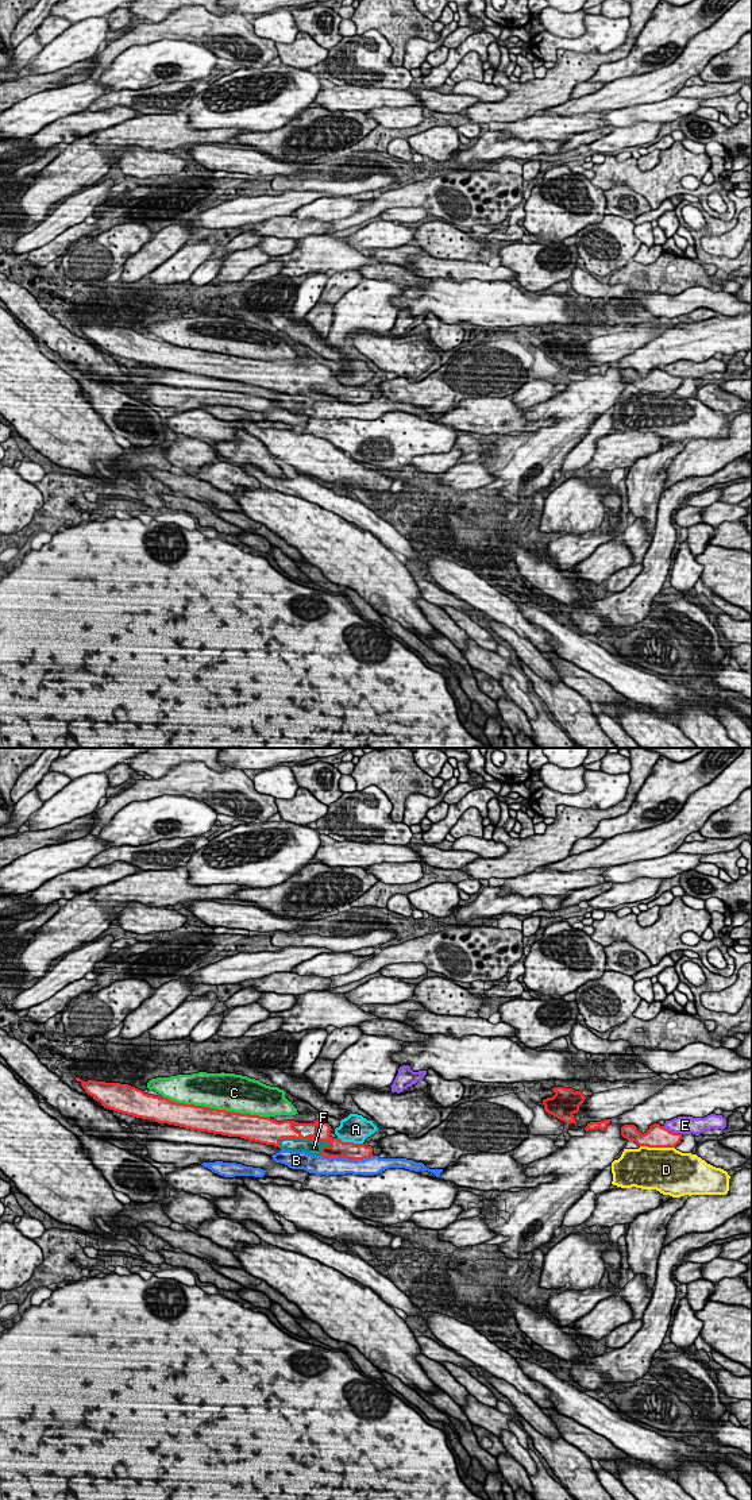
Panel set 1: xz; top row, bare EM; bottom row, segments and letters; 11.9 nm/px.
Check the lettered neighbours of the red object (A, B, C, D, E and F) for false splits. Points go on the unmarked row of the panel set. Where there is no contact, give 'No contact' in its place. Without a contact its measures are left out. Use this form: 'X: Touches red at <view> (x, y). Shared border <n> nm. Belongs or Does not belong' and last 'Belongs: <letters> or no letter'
A: Touches red at xz (350, 386). Shared border 320 nm. Does not belong
B: Touches red at xz (347, 401). Shared border 600 nm. Does not belong
C: Touches red at xz (216, 353). Shared border 1300 nm. Does not belong
D: Touches red at xz (658, 390). Shared border 420 nm. Does not belong
E: Touches red at xz (673, 376). Shared border 260 nm. Does not belong
F: Touches red at xz (303, 382). Shared border 650 nm. Belongs
Belongs: F

